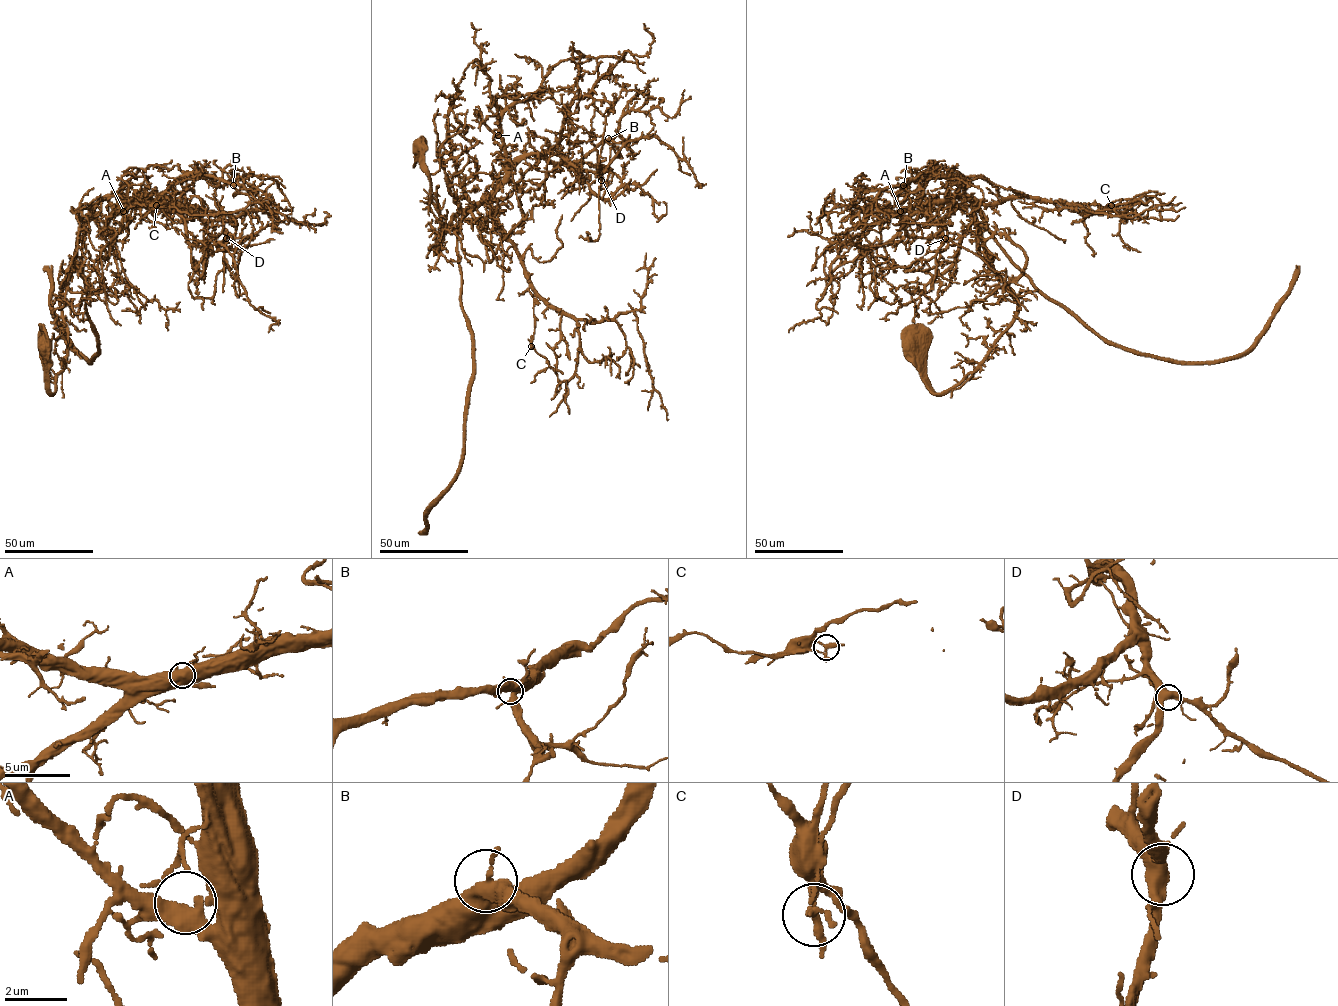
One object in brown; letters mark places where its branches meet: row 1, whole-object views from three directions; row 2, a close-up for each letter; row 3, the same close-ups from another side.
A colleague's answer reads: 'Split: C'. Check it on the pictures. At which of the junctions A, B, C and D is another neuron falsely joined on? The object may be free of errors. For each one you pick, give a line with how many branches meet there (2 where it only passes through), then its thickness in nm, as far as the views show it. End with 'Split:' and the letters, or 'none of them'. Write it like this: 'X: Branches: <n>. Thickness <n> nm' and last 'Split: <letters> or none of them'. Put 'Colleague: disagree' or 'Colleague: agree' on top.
Colleague: disagree
Split: none of them

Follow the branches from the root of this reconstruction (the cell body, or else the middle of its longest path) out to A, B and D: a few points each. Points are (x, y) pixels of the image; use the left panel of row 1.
A: (44, 345), (54, 393), (67, 348), (60, 289), (78, 232), (106, 198), (129, 200), (123, 211)
B: (44, 345), (54, 393), (67, 348), (61, 287), (78, 232), (100, 202), (157, 201), (191, 173), (233, 185)
D: (44, 345), (54, 393), (67, 348), (61, 287), (78, 232), (106, 198), (219, 220), (226, 238)

